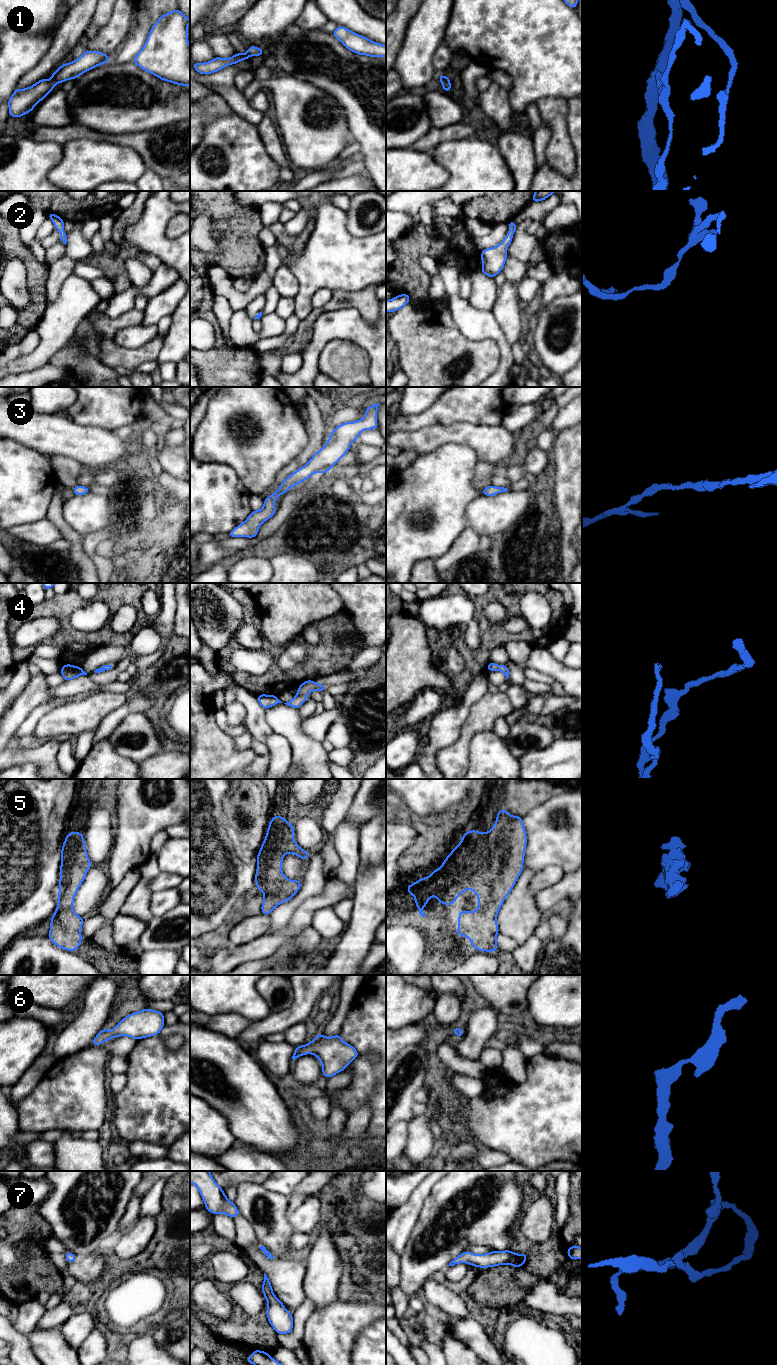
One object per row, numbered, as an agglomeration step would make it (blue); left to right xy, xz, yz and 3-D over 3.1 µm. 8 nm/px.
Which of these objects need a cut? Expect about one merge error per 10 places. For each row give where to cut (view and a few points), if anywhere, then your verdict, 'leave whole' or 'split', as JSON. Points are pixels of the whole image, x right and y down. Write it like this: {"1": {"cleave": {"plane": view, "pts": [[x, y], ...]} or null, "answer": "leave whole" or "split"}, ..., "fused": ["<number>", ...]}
{"1": {"cleave": null, "answer": "leave whole"}, "2": {"cleave": null, "answer": "leave whole"}, "3": {"cleave": null, "answer": "leave whole"}, "4": {"cleave": null, "answer": "leave whole"}, "5": {"cleave": null, "answer": "leave whole"}, "6": {"cleave": null, "answer": "leave whole"}, "7": {"cleave": null, "answer": "leave whole"}, "fused": []}

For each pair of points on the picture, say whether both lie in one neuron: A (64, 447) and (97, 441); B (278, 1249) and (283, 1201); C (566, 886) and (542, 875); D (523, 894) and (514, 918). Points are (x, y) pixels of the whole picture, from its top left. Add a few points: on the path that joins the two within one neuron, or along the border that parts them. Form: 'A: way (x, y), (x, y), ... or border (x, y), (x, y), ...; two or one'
A: way (72, 443), (89, 443); one
B: way (278, 1237), (278, 1213); one
C: border (565, 873), (553, 884), (535, 891); two
D: way (521, 900), (519, 912); one

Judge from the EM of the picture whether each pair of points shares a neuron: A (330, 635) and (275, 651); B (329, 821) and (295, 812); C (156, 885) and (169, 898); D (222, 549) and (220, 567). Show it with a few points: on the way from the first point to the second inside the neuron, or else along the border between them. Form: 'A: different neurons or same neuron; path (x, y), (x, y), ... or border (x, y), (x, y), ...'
A: same neuron; path (311, 662), (281, 682), (263, 684), (257, 678)
B: different neurons; border (331, 798), (321, 818), (323, 829)
C: different neurons; border (176, 887), (153, 892)
D: different neurons; border (229, 547), (229, 552), (223, 558), (201, 569)

